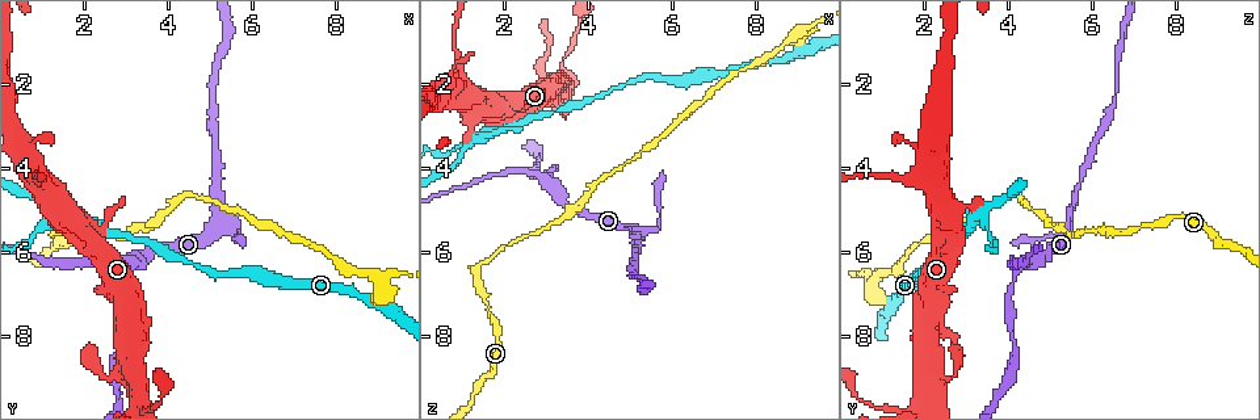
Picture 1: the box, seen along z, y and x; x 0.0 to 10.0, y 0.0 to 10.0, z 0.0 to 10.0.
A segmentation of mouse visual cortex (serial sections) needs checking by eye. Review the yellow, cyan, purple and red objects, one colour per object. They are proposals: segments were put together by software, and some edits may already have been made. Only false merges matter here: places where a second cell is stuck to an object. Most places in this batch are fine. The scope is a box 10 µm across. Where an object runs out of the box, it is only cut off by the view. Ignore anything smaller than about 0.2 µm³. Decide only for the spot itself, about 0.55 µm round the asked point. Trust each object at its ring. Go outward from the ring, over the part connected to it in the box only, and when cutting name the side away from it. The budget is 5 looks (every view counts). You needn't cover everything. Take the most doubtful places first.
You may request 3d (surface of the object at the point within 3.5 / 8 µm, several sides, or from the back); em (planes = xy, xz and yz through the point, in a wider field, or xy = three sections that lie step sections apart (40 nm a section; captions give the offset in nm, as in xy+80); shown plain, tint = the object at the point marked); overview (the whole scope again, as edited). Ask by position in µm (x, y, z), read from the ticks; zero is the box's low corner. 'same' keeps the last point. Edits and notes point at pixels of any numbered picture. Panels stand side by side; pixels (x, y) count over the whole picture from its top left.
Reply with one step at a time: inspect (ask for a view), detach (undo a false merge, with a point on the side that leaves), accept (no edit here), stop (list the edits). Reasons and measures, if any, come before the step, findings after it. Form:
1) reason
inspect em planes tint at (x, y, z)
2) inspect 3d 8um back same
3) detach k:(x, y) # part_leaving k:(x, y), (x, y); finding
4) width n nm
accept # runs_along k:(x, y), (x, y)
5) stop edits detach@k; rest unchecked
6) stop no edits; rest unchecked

a narrow waist
inspect 3d 3.5um at (3.05, 6.40, 4.25)

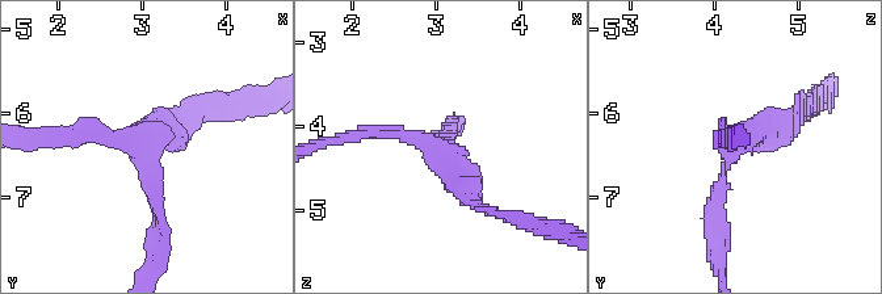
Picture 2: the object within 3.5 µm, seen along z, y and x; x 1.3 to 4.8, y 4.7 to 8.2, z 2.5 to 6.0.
arms 3; arm_widths 150, 200, 200 nm; need the tissue
inspect em xy step 2 tint at (3.00, 6.35, 4.30)

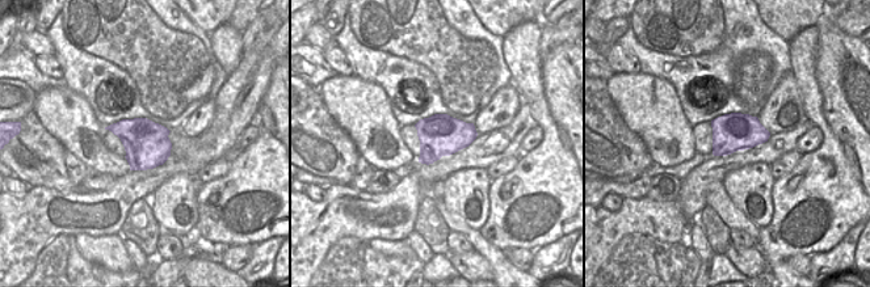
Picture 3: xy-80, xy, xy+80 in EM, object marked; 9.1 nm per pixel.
accept # runs_along 2:(799, 114), (735, 143), (715, 223); all the same cell

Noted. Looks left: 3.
branch point
inspect 3d 8um at (1.00, 4.40, 2.00)

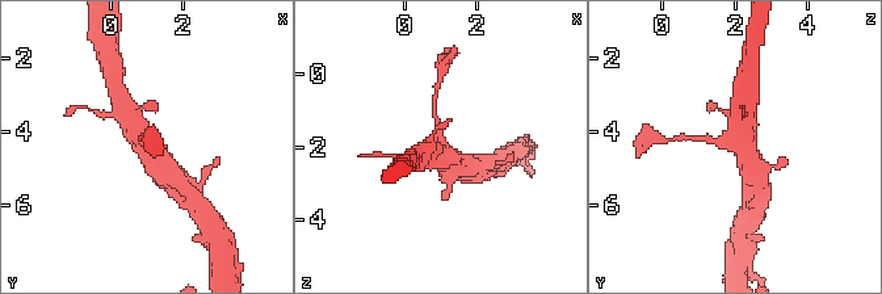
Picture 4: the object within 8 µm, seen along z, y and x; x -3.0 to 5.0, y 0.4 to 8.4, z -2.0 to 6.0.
zoom in
inspect 3d 3.5um same

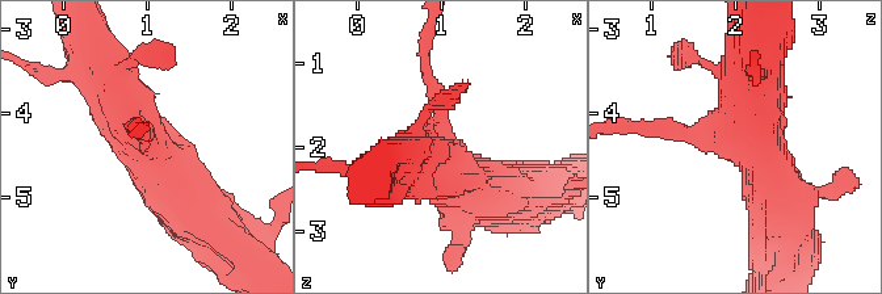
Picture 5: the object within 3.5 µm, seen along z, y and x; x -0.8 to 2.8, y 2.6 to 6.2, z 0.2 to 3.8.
accept # runs_along 5:(206, 218), (121, 122), (101, 78); one cell here

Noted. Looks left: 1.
stop no edits; rest unchecked

